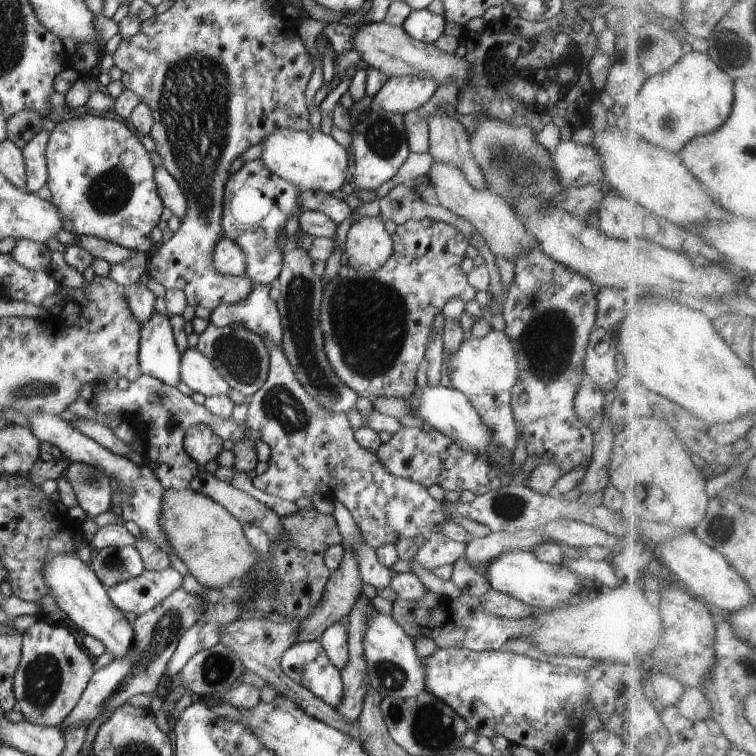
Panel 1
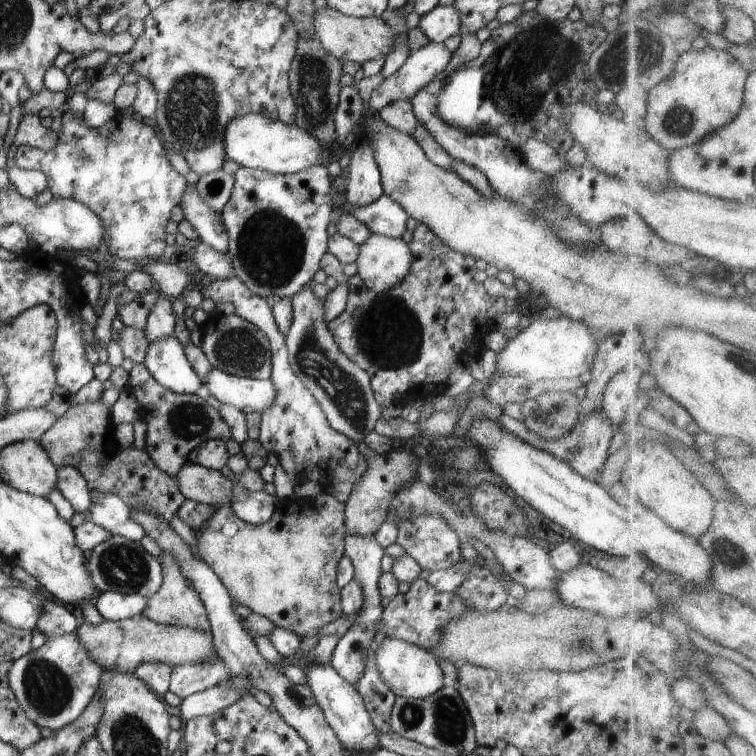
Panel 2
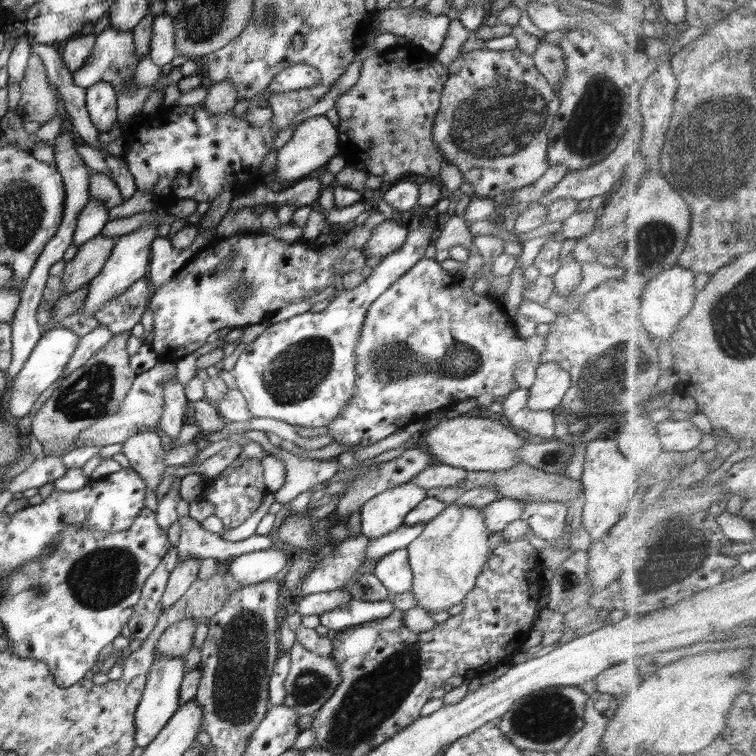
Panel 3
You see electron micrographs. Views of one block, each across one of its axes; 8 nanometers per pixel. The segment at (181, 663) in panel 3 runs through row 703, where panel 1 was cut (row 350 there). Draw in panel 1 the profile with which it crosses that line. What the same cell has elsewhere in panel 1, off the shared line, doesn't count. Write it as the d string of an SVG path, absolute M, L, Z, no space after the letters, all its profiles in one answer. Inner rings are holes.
M156 312L149 322L141 326L140 337L138 363L141 375L149 375L166 385L177 387L181 382L181 353L176 347L169 317Z

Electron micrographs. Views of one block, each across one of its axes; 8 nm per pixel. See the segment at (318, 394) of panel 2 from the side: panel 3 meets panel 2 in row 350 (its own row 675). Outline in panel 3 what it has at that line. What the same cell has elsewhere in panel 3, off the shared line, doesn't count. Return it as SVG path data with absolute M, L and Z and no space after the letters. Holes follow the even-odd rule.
M298 640L294 641L292 648L290 648L289 655L291 658L291 669L285 681L286 697L284 706L289 711L296 712L300 716L311 716L320 707L324 706L326 702L335 694L342 675L340 667L336 659L330 656L322 656L303 647Z

